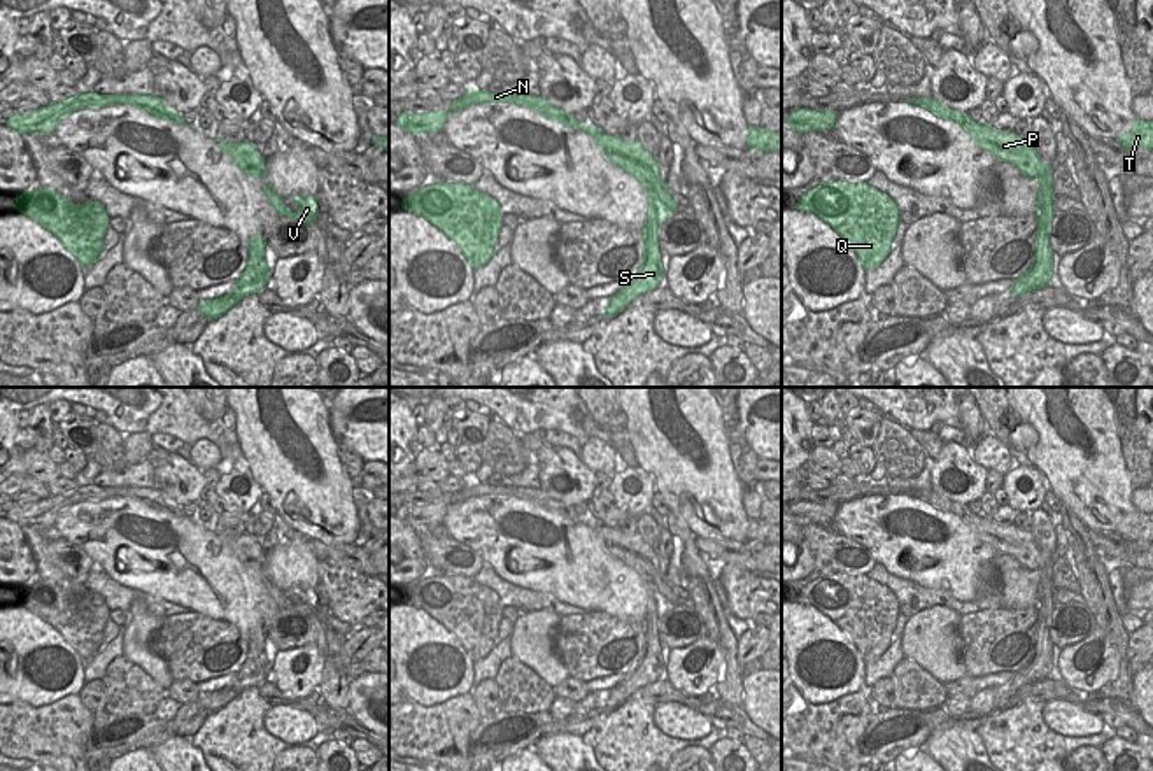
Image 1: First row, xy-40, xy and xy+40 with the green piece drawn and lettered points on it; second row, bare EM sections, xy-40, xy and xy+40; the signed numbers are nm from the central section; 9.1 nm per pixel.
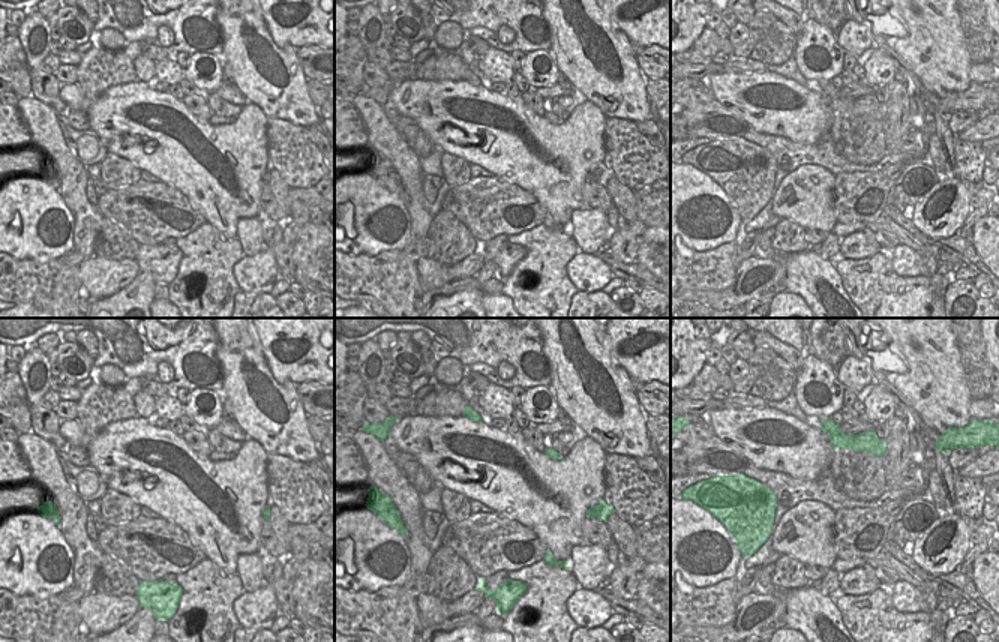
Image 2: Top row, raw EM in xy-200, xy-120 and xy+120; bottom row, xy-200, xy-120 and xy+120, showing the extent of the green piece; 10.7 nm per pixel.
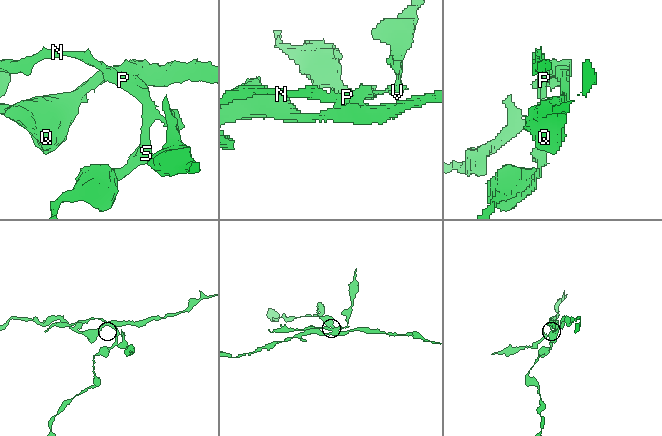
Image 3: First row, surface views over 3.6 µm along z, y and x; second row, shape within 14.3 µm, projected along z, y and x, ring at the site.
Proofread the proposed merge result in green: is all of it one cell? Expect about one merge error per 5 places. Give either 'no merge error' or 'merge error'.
merge error

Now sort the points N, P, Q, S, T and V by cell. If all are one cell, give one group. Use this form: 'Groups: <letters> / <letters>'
Groups: N P Q T V / S.

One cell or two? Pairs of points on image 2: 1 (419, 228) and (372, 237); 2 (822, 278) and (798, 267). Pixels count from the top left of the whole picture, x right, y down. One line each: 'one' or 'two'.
1: two
2: one

